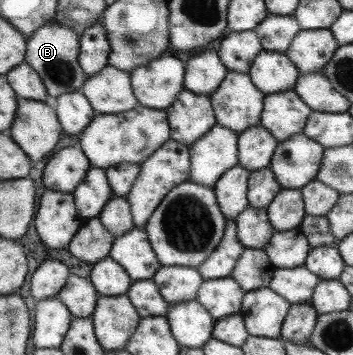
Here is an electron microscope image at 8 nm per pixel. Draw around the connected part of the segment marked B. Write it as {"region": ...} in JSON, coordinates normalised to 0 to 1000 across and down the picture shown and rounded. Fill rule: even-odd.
{"region":[[[142,54],[71,110],[68,177],[108,206],[142,287],[176,265],[229,259],[244,220],[218,172],[221,113],[224,99],[170,70],[159,54]]]}

